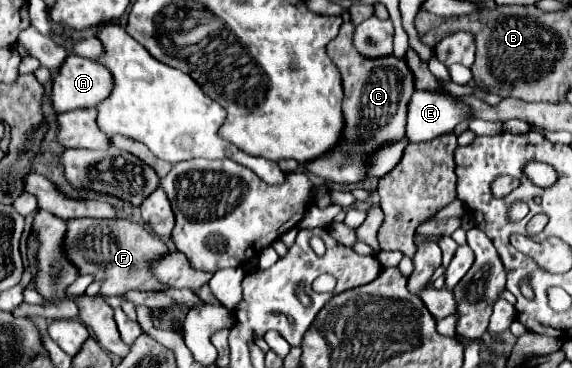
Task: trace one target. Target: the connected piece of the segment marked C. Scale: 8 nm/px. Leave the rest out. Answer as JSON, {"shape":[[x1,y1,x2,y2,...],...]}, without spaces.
{"shape":[[350,23,348,29,342,29,336,37,328,43,328,57,332,59,332,63,336,65,336,69,342,75,342,87,344,87,344,101,342,101,342,115,344,115,344,129,340,135,340,141,336,143,336,147,332,147,332,151,326,151,324,155,308,161,304,165,306,171,322,177,328,183,342,183,342,185,354,185,360,181,366,181,370,175,370,159,372,155,382,149,388,143,396,143,404,137,404,123,406,123,406,107,410,101,410,95,414,93,414,79,412,73,406,65,404,59,396,59,396,57,384,57,384,59,364,59,354,47,352,47,352,31,350,31]]}

